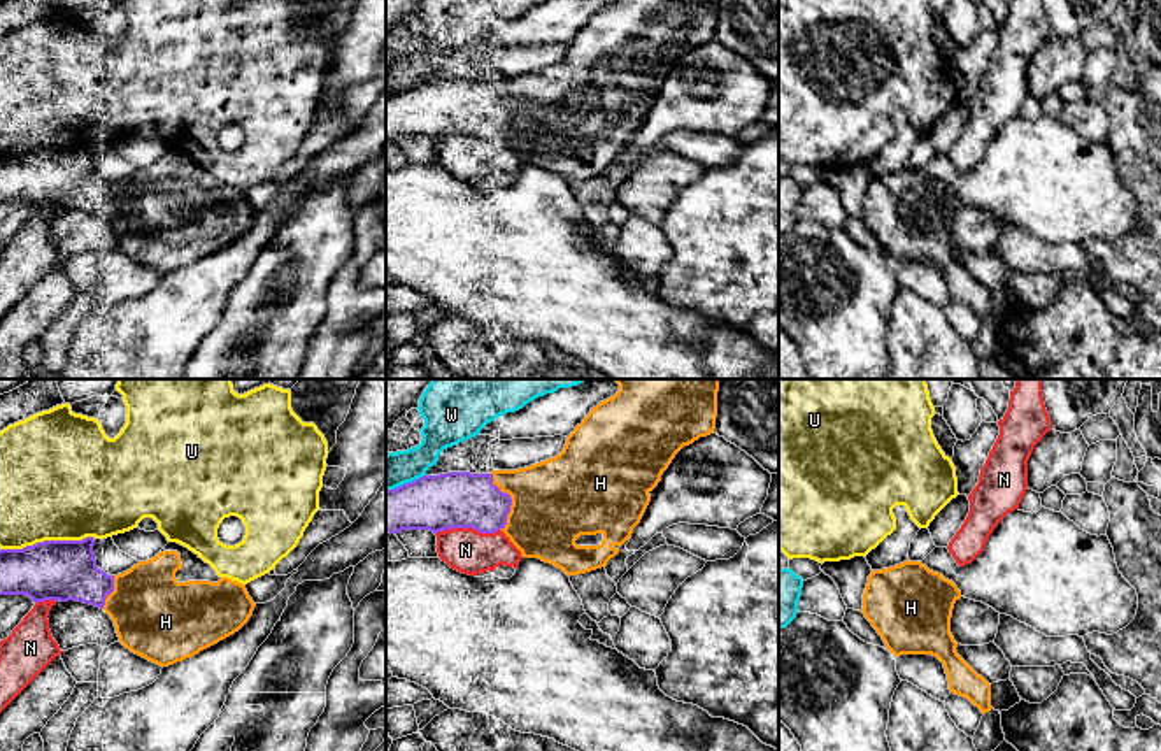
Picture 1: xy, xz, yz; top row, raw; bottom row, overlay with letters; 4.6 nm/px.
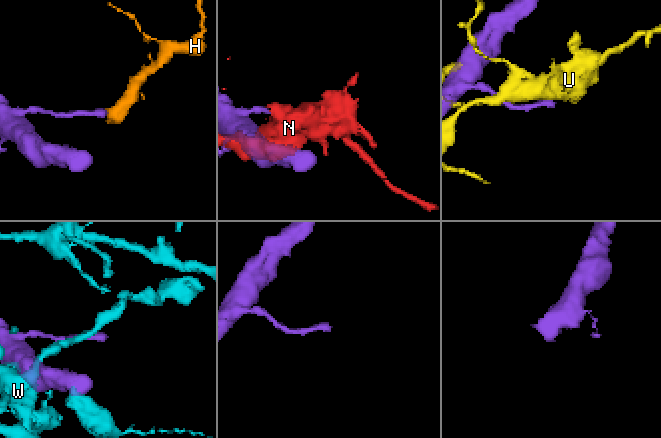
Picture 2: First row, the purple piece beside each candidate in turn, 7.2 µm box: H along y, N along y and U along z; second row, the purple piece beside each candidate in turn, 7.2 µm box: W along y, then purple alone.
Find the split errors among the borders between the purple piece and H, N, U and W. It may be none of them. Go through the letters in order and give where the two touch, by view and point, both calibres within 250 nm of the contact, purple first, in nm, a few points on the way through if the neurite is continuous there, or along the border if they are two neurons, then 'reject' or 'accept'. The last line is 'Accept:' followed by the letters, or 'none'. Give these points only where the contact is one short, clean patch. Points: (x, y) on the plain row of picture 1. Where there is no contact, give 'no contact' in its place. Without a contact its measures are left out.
H: xz (511, 106) | 260/380 nm | accept
N: xz (467, 134) | 260/200 nm | reject
U: xy (46, 148) | 280/480 nm | reject
W: xz (407, 90) | 260/160 nm | reject
Accept: H

